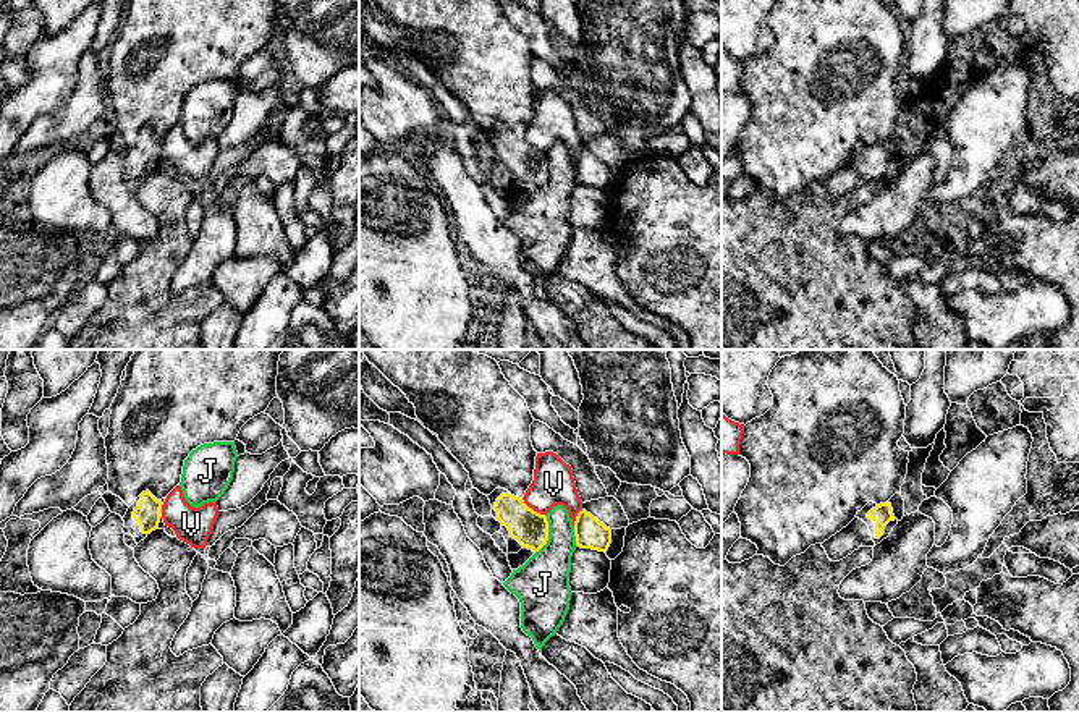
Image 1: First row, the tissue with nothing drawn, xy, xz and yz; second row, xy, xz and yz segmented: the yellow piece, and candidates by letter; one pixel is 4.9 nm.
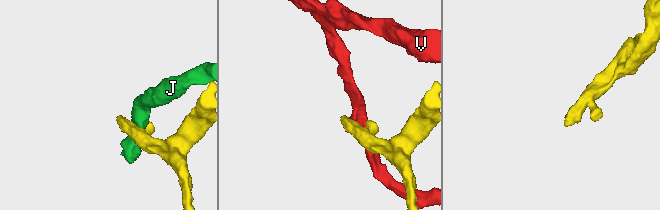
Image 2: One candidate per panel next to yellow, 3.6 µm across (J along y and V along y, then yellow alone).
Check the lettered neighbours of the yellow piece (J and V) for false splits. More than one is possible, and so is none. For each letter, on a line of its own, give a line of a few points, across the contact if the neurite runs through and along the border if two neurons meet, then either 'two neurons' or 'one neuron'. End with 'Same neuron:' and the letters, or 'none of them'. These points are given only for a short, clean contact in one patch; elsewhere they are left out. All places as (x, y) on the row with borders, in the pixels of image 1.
J: two neurons
V: two neurons
Same neuron: none of them

